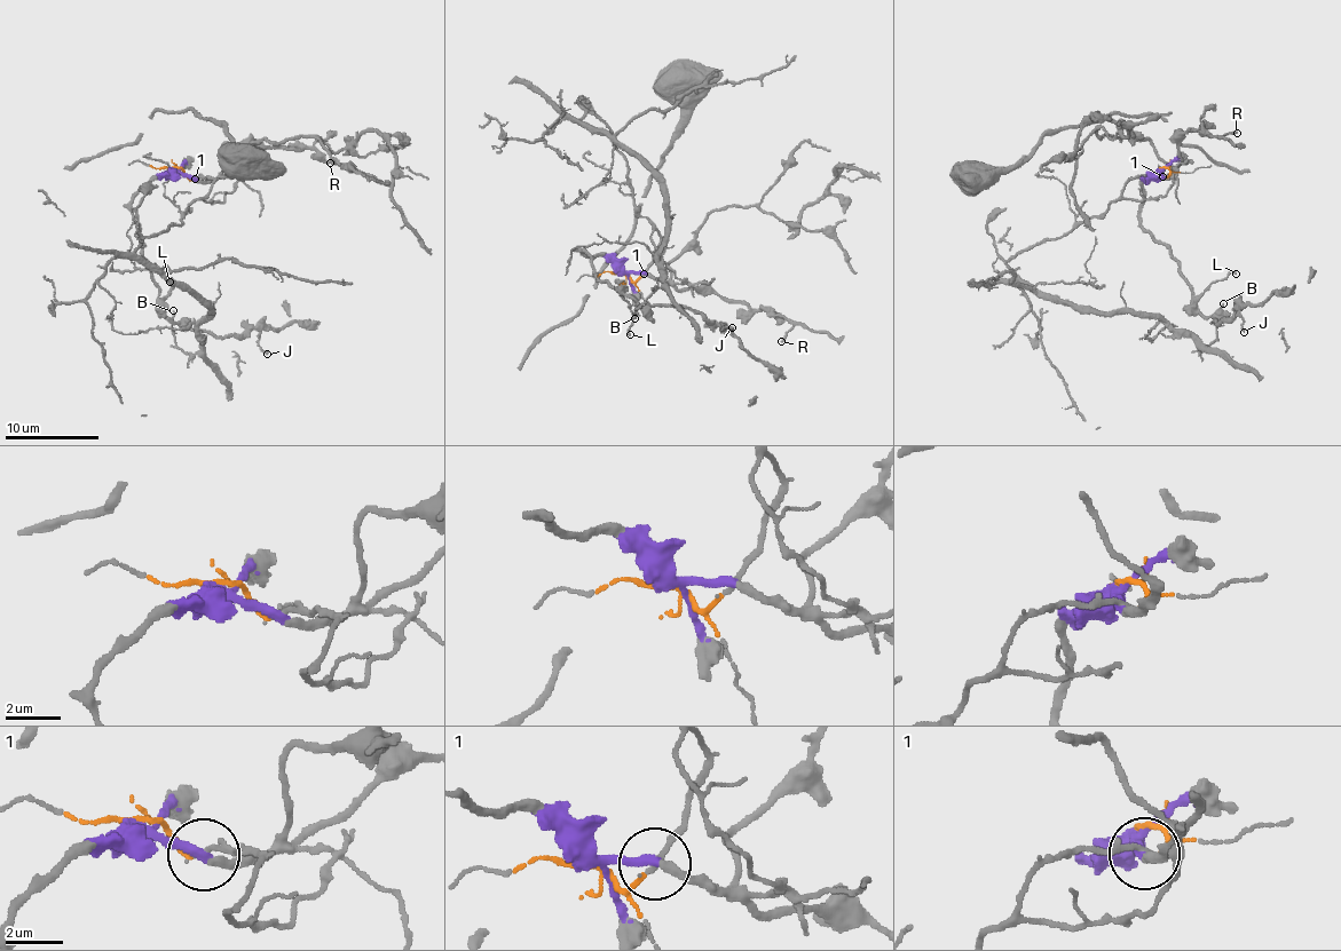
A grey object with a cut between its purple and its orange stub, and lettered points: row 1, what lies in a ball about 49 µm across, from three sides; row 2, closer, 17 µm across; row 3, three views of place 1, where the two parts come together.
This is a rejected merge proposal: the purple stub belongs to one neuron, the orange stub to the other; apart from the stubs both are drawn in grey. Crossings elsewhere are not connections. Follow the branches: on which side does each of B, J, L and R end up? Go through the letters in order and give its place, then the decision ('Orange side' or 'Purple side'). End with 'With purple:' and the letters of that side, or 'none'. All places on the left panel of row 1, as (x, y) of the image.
B: Place: (173, 310). Orange side
J: Place: (267, 354). Purple side
L: Place: (170, 282). Purple side
R: Place: (330, 163). Purple side
With purple: J, L, R

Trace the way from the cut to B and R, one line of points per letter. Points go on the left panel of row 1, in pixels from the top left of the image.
B: (174, 169), (214, 181), (183, 222), (142, 243), (139, 255), (207, 307), (192, 354), (175, 345), (172, 310)
R: (174, 169), (213, 180), (274, 147), (317, 149), (329, 161), (341, 166), (329, 163)

